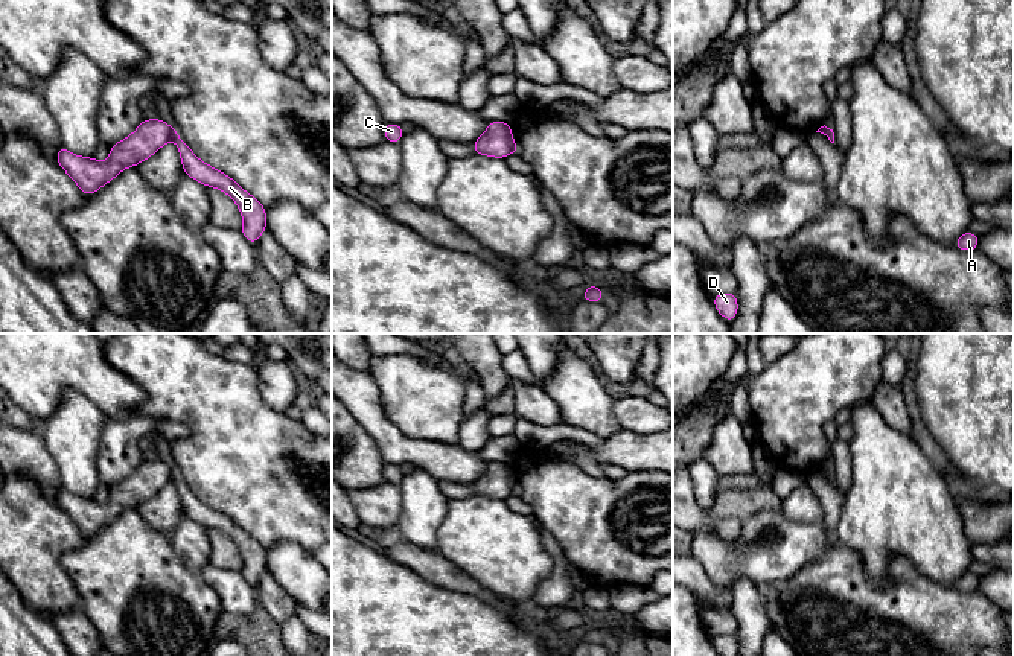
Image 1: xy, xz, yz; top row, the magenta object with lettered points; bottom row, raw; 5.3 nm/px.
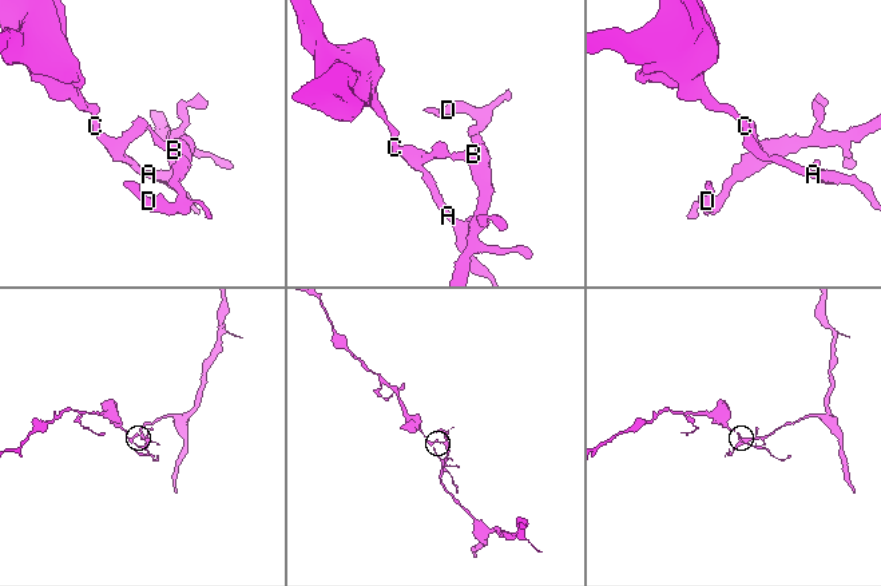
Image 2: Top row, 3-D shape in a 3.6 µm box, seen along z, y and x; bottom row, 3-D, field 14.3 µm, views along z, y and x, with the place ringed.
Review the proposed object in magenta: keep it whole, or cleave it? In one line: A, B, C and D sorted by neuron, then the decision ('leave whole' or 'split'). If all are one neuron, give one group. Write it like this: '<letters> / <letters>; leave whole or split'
A C / B D; split

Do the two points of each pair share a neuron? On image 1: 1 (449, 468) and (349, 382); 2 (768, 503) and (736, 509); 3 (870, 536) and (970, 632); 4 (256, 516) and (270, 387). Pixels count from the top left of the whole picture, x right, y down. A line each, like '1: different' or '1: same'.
1: same
2: same
3: different
4: different

